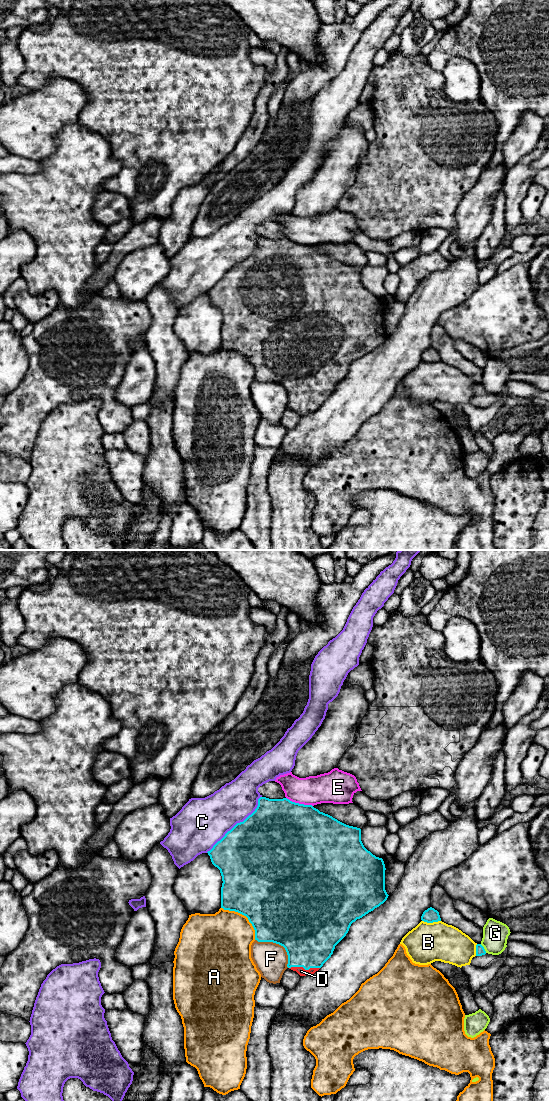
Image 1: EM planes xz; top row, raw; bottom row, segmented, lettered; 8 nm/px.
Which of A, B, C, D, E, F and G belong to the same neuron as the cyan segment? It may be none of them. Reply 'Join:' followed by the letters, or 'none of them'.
Join: D

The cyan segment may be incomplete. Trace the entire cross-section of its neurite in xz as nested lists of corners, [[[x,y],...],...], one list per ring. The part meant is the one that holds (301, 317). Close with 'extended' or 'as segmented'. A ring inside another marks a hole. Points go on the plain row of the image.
[[[260,237],[255,251],[243,262],[237,263],[207,293],[212,304],[220,310],[222,316],[221,348],[246,356],[255,370],[255,380],[258,382],[273,382],[283,386],[288,395],[287,407],[296,411],[300,416],[314,414],[318,411],[331,397],[335,386],[346,376],[351,364],[379,347],[389,336],[385,330],[386,308],[384,301],[364,287],[360,268],[346,265],[332,256],[320,252],[312,245],[295,243],[287,238]]]; extended

